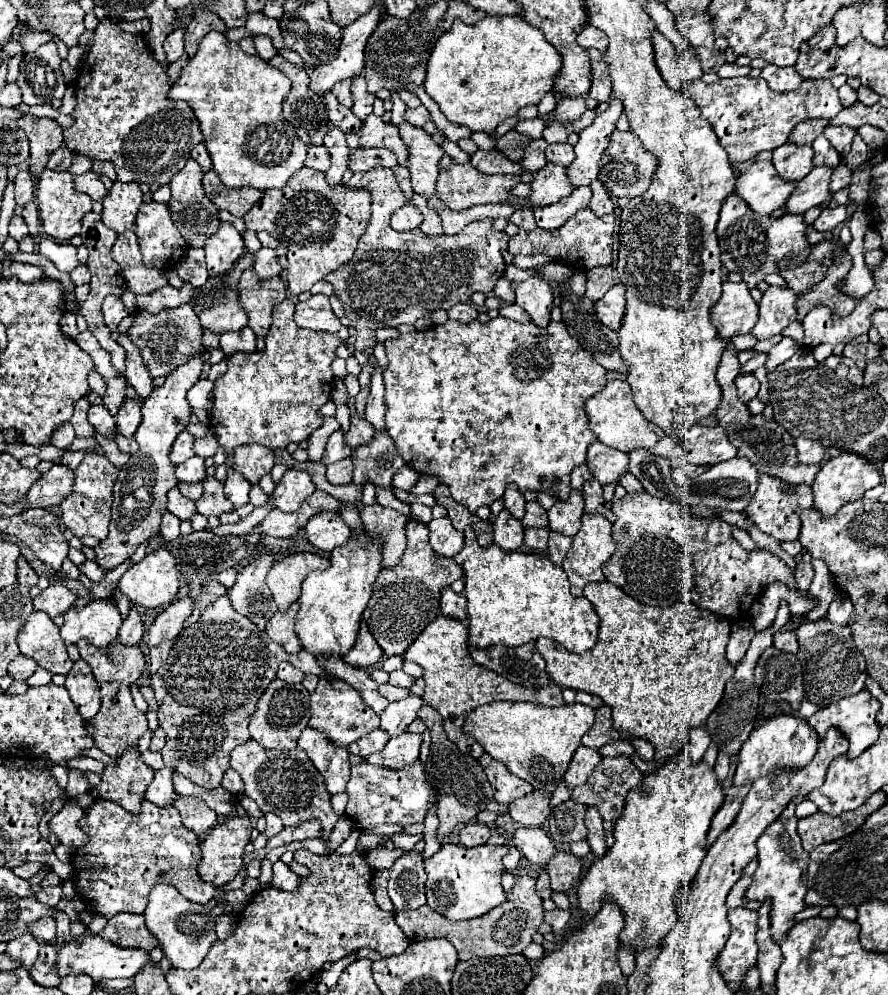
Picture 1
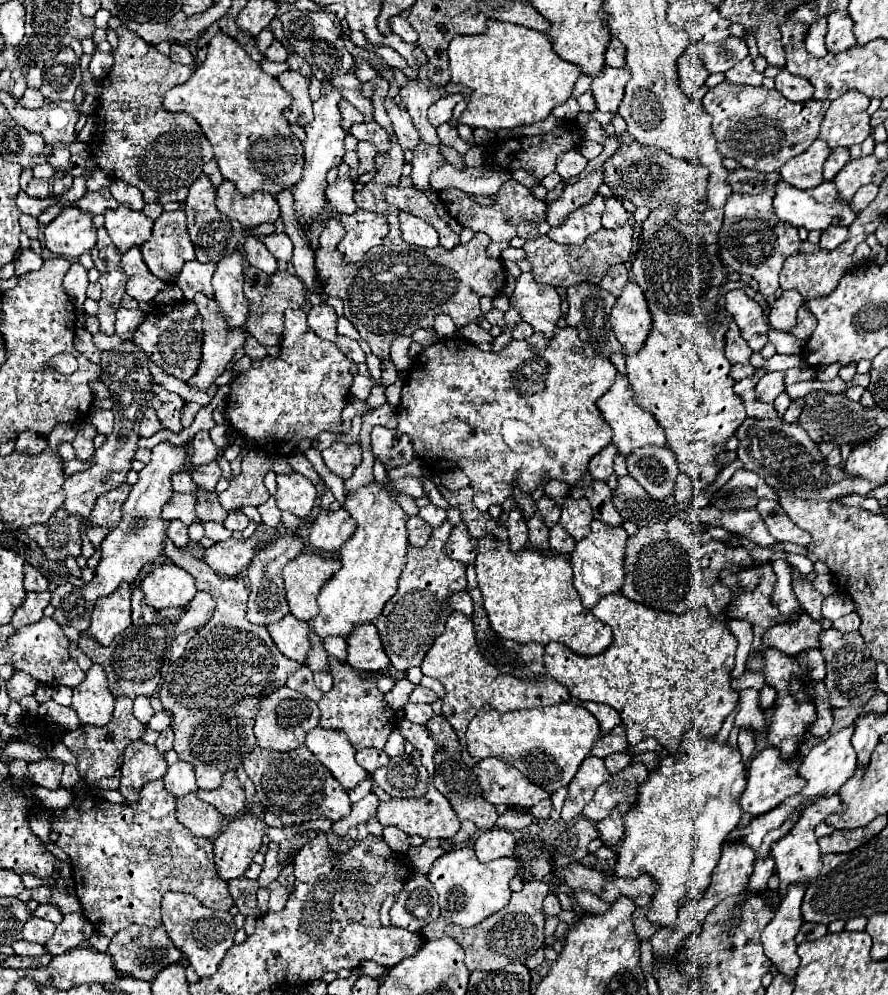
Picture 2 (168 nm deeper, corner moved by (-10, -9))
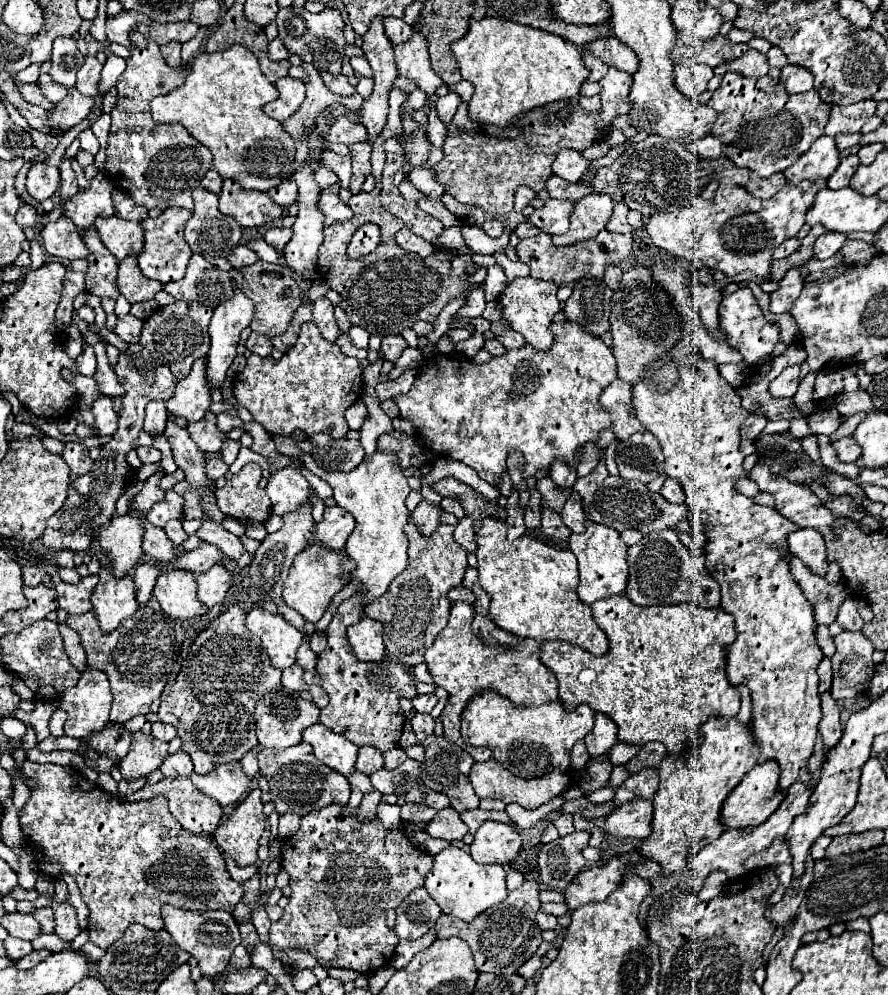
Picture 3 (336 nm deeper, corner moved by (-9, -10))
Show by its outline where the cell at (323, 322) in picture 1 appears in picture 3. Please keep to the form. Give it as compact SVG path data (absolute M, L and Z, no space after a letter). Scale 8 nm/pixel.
M319 298L313 302L313 322L319 326L325 340L335 342L341 334L337 320L333 316L333 304L327 298Z

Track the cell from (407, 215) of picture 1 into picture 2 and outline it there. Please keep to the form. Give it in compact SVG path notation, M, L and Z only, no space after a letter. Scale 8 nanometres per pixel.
M400 213L400 229L402 229L402 239L410 245L418 245L418 247L436 247L438 245L436 229L414 215Z

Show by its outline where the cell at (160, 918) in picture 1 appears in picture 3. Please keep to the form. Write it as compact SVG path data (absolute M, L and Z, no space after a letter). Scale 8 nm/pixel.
M165 904L161 908L163 920L165 920L165 930L175 938L175 942L189 952L193 958L197 958L197 964L201 968L203 976L213 978L215 974L221 974L231 956L235 946L241 942L239 936L239 926L235 922L235 918L223 910L207 910L207 912L193 912L193 910L181 910L181 908L173 908L169 904Z

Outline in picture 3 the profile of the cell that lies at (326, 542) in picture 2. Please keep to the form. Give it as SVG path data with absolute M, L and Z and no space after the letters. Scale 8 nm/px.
M339 506L325 508L323 522L317 524L317 538L331 550L343 550L347 538L355 528L355 520Z

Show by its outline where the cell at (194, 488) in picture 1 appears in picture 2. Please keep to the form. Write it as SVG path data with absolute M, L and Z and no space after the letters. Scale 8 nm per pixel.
M182 471L182 473L176 473L174 477L172 477L172 487L174 487L174 491L184 491L184 493L196 493L196 485L192 483L192 479L190 479L190 473L188 471Z

